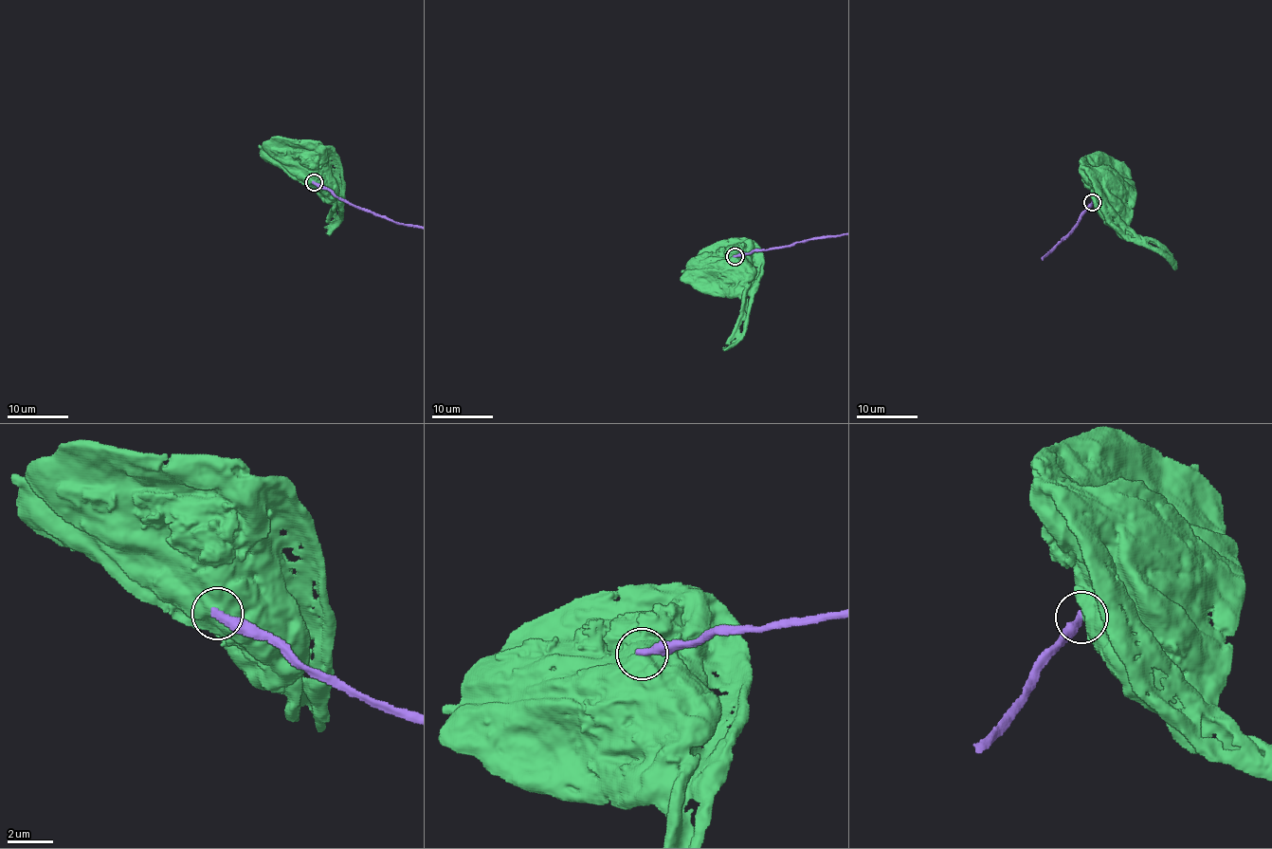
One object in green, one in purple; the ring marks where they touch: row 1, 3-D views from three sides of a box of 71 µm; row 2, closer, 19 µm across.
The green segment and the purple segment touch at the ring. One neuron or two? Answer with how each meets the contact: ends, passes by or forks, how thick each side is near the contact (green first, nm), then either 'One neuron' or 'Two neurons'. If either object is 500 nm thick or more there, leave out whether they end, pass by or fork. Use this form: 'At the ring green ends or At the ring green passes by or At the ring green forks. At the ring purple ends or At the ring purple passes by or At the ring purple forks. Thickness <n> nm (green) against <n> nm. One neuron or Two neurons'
Thickness 850 nm (green) against 360 nm. Two neurons

